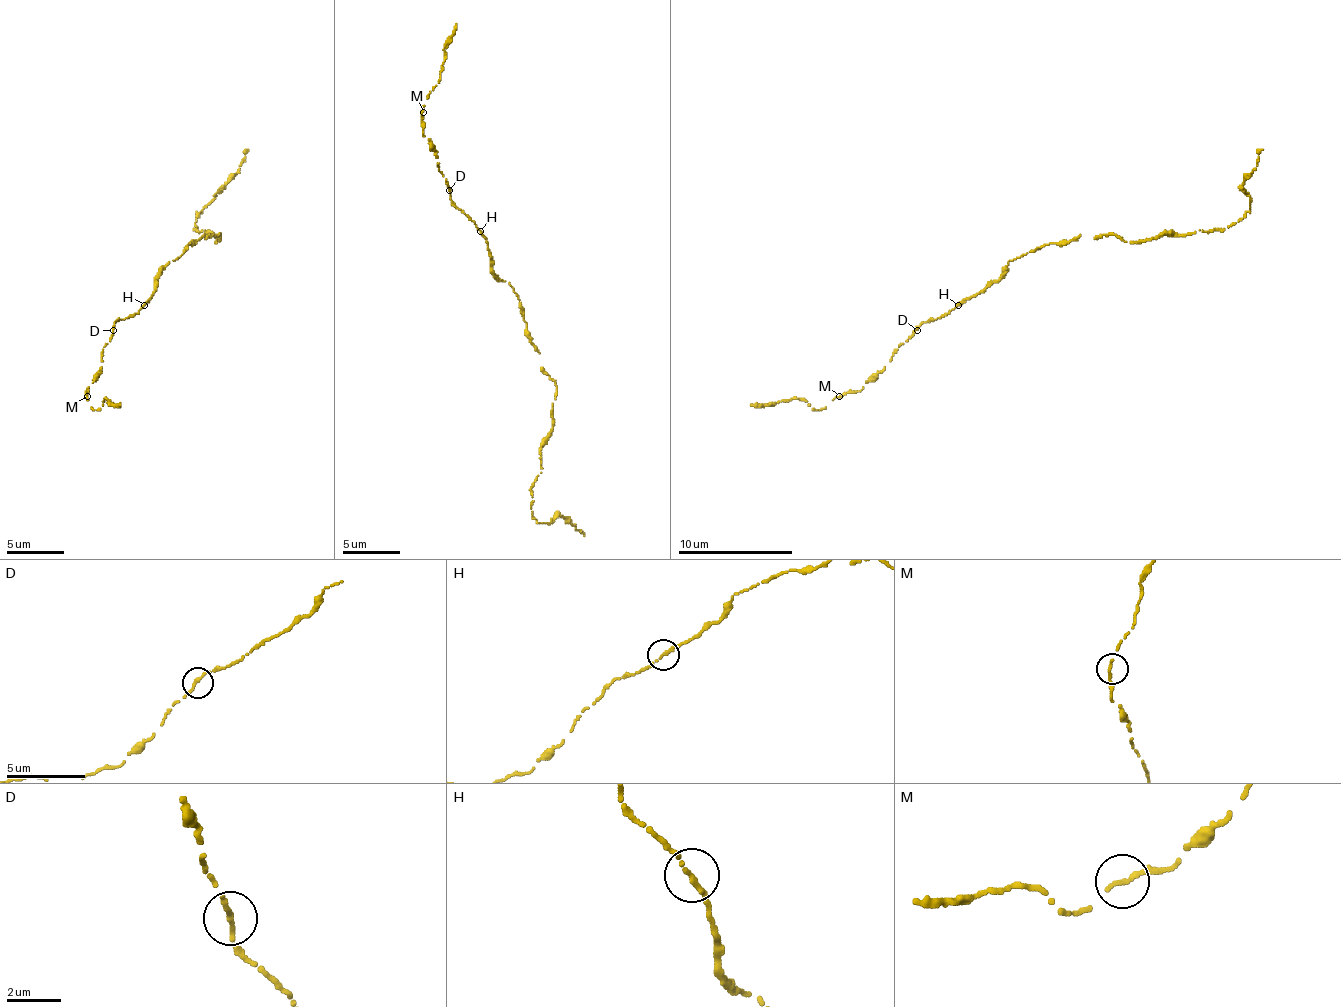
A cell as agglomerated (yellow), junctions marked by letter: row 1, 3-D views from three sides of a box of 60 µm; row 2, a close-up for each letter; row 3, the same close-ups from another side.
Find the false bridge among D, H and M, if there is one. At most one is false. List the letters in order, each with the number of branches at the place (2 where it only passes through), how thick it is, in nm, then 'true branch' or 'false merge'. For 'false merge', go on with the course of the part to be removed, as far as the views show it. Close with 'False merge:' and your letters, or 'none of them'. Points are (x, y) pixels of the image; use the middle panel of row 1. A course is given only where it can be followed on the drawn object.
D: 2 branches meet; 190 nm thick; true branch
H: 2 branches meet; 190 nm thick; true branch
M: 2 branches meet; 170 nm thick; true branch
False merge: none of them

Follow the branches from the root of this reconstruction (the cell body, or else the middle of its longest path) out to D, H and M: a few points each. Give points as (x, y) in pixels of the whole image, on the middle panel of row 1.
D: (510, 282), (495, 276), (487, 239), (449, 198), (449, 190)
H: (510, 282), (495, 276), (487, 239), (481, 230)
M: (510, 282), (495, 276), (487, 239), (449, 198), (449, 187), (438, 169), (432, 141), (423, 135), (423, 112)

